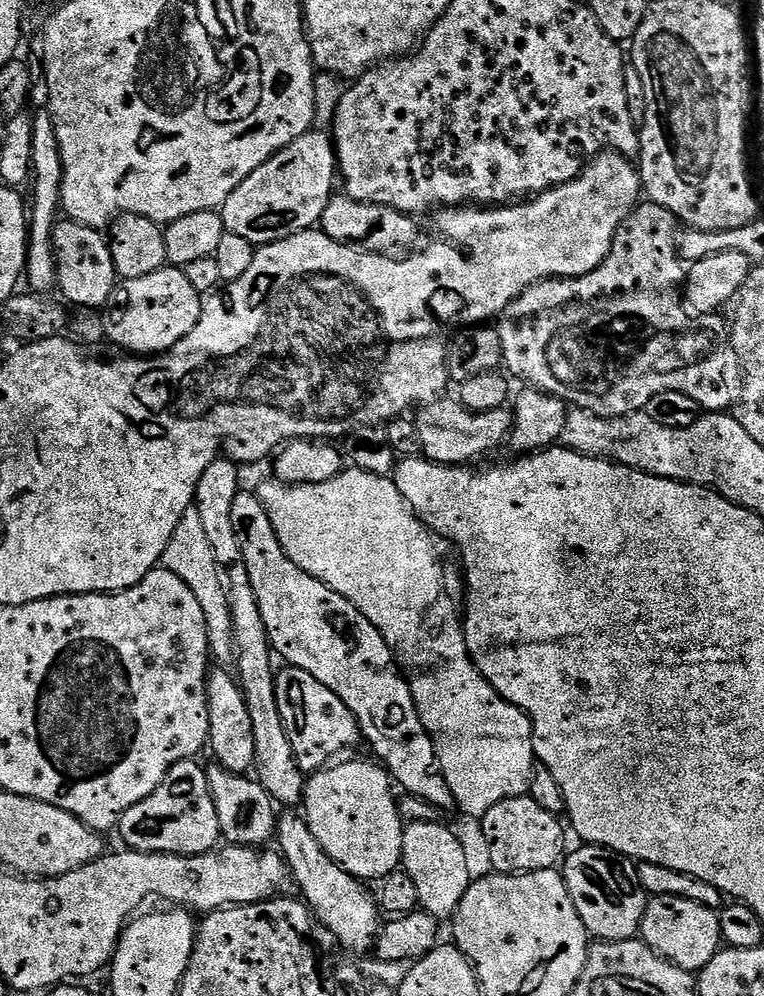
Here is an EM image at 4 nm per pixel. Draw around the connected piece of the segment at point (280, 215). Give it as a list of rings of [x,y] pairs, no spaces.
[[[313,130],[298,139],[289,148],[285,148],[279,155],[273,156],[267,164],[259,168],[230,196],[224,203],[222,215],[225,229],[231,235],[253,246],[275,246],[293,236],[303,236],[317,227],[326,210],[329,200],[334,195],[332,183],[337,183],[338,165],[334,141],[327,131]]]

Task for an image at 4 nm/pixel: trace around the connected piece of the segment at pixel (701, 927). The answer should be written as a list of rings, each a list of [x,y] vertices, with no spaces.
[[[658,896],[644,915],[642,939],[664,960],[682,970],[699,974],[722,951],[720,917],[717,909],[677,896]]]

